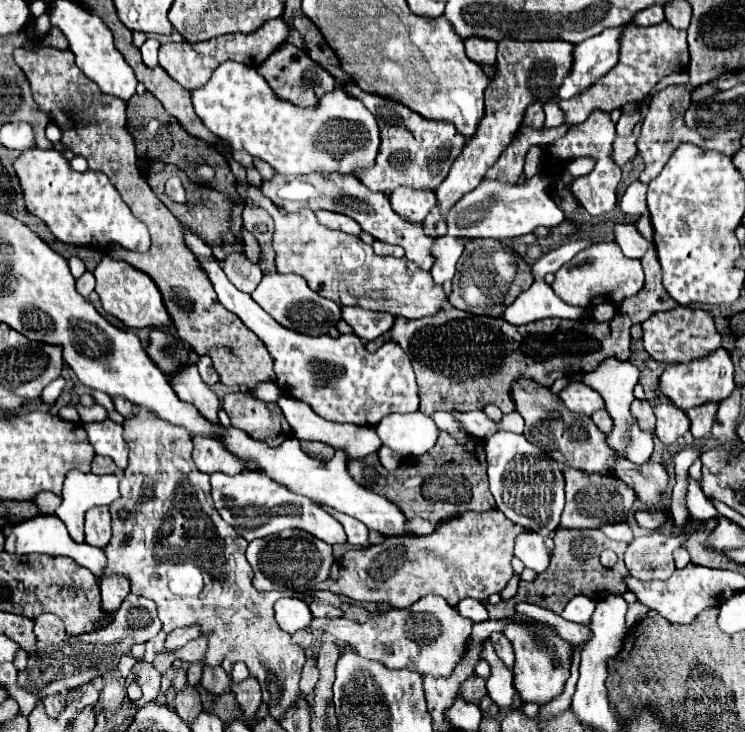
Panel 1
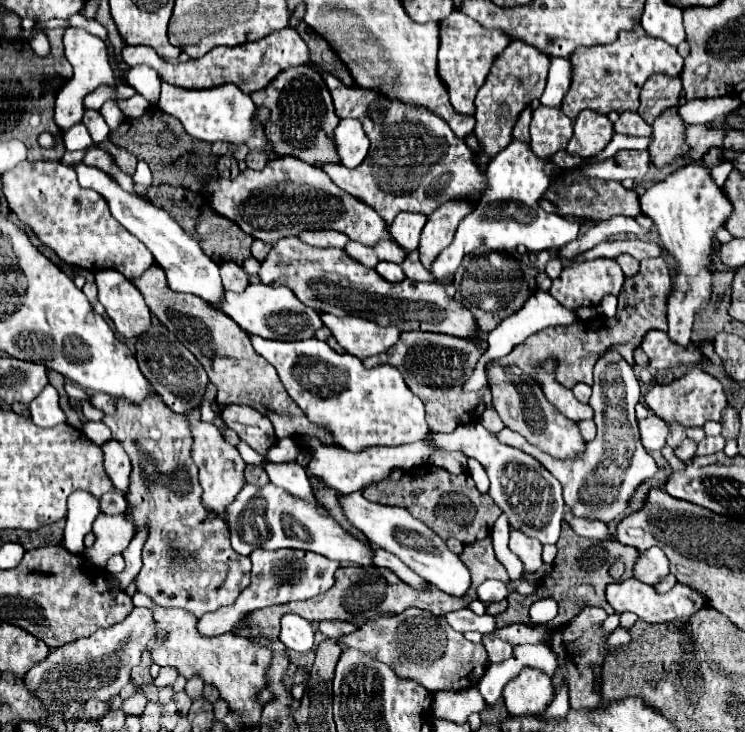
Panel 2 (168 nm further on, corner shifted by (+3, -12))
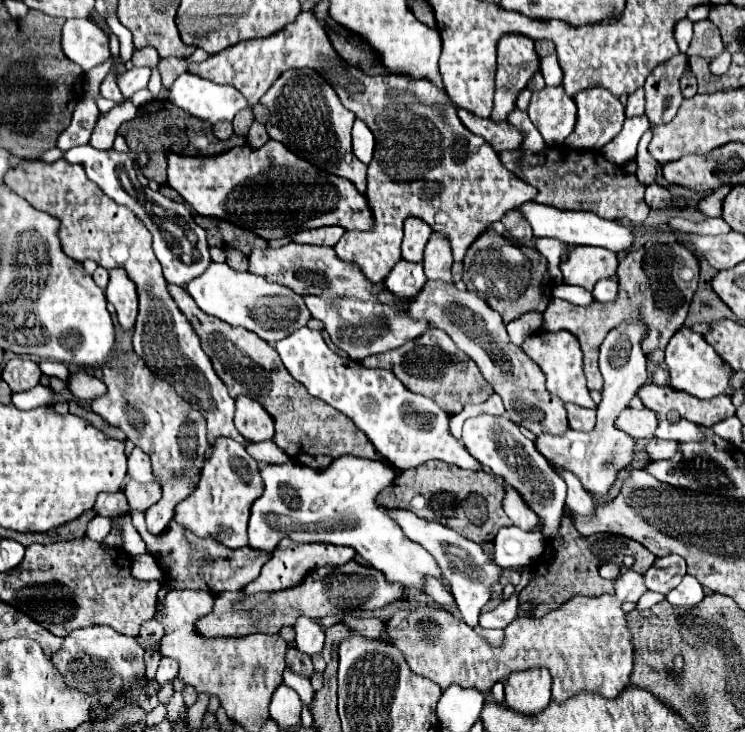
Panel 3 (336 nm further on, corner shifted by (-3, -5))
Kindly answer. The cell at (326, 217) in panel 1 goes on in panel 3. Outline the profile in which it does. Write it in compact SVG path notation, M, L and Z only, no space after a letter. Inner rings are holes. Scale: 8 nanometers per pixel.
M320 227L320 229L308 229L292 235L294 243L306 243L306 245L324 245L334 247L336 241L344 235L344 229L340 227Z

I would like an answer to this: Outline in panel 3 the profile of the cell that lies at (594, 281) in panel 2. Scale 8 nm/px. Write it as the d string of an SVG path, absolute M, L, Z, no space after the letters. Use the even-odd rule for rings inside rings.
M574 247L568 259L560 263L560 271L568 285L580 285L592 291L594 283L604 277L614 277L618 269L618 257L600 247Z

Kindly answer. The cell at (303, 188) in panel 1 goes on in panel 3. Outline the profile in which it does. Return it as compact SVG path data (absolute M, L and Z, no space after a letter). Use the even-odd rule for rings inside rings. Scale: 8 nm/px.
M272 139L260 149L242 145L220 155L192 157L168 153L166 159L168 187L178 191L198 215L230 221L266 241L326 225L340 225L346 231L366 231L372 227L372 211L366 197L350 181L316 169Z

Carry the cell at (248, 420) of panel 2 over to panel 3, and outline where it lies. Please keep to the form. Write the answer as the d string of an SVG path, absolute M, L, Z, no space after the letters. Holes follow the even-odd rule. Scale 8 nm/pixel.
M248 395L236 397L236 429L242 437L250 441L266 441L274 437L274 421L268 413L260 407L260 403L252 401Z

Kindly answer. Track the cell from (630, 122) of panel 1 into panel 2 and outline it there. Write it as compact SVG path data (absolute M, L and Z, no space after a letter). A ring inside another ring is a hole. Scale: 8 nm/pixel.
M622 112L614 124L614 132L624 136L648 136L650 124L646 124L638 112Z

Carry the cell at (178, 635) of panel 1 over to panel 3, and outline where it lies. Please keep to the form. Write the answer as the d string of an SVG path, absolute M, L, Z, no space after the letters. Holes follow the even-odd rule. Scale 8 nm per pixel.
M292 539L280 541L278 549L272 551L272 559L262 567L260 575L246 585L244 593L246 595L258 595L258 593L274 593L280 589L288 589L288 587L296 587L300 585L300 581L304 581L306 573L322 567L322 565L344 565L348 561L352 561L356 555L356 551L352 547L342 547L342 545L332 545L332 543L298 543Z

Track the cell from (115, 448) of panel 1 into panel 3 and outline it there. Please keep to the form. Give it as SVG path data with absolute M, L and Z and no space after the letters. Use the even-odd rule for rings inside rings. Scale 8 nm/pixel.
M134 449L132 455L128 457L128 473L132 479L140 481L140 483L148 483L148 481L156 481L156 475L152 473L152 465L150 465L150 457L142 451L142 449Z

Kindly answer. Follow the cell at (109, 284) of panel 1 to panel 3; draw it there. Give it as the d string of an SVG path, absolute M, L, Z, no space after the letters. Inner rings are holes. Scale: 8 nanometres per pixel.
M124 269L110 271L110 283L106 287L106 299L114 305L118 323L122 329L134 329L138 301L136 301L136 287L126 277Z

